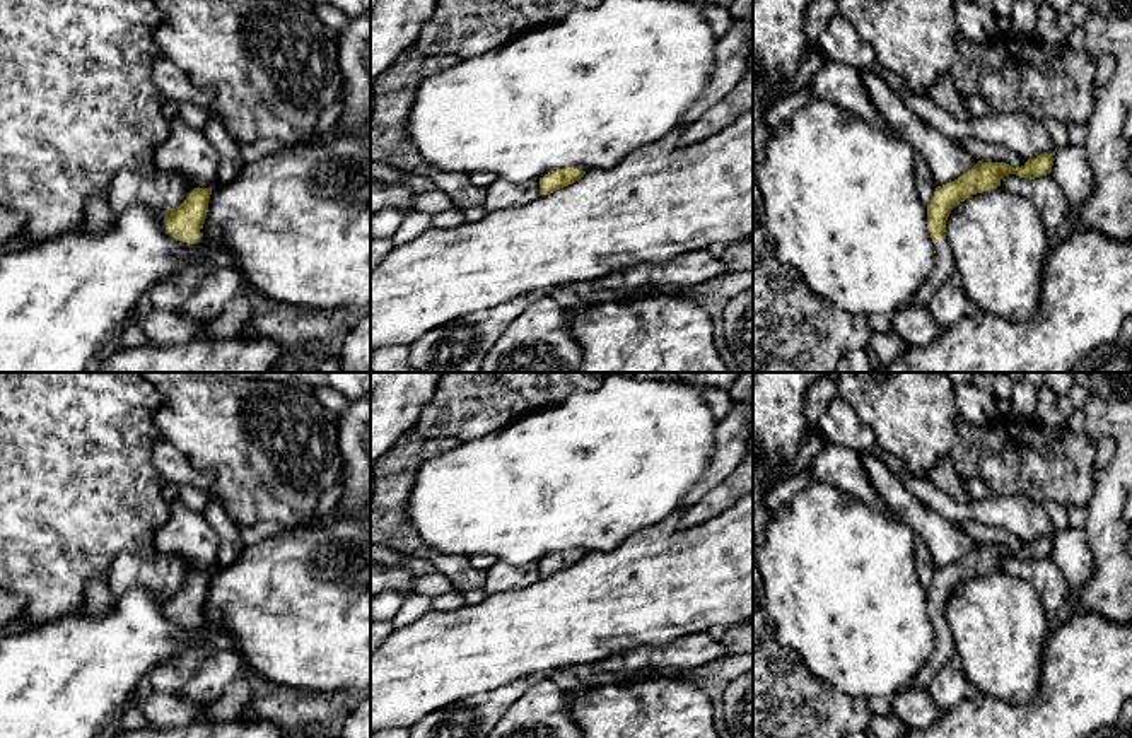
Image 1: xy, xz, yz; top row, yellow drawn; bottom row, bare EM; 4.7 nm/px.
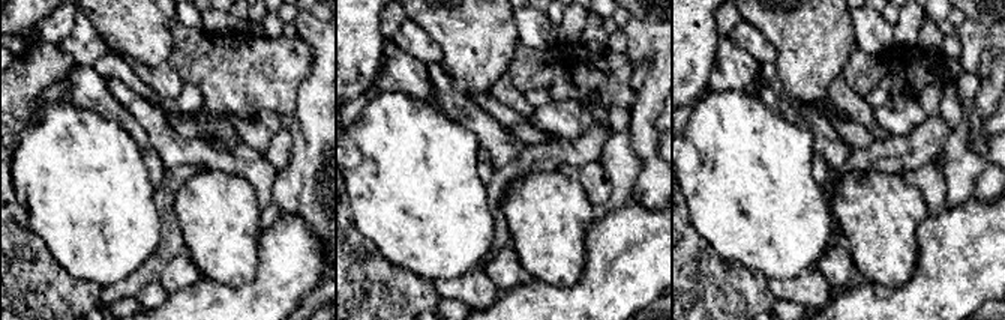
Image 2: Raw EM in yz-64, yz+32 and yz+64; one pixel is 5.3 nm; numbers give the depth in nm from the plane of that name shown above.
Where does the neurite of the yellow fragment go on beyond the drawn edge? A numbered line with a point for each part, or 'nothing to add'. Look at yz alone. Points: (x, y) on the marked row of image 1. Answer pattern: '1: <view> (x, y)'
1: yz (945, 269)

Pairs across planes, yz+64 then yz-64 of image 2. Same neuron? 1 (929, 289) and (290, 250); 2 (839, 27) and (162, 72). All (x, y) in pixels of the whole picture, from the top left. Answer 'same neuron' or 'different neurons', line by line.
1: same neuron
2: different neurons

